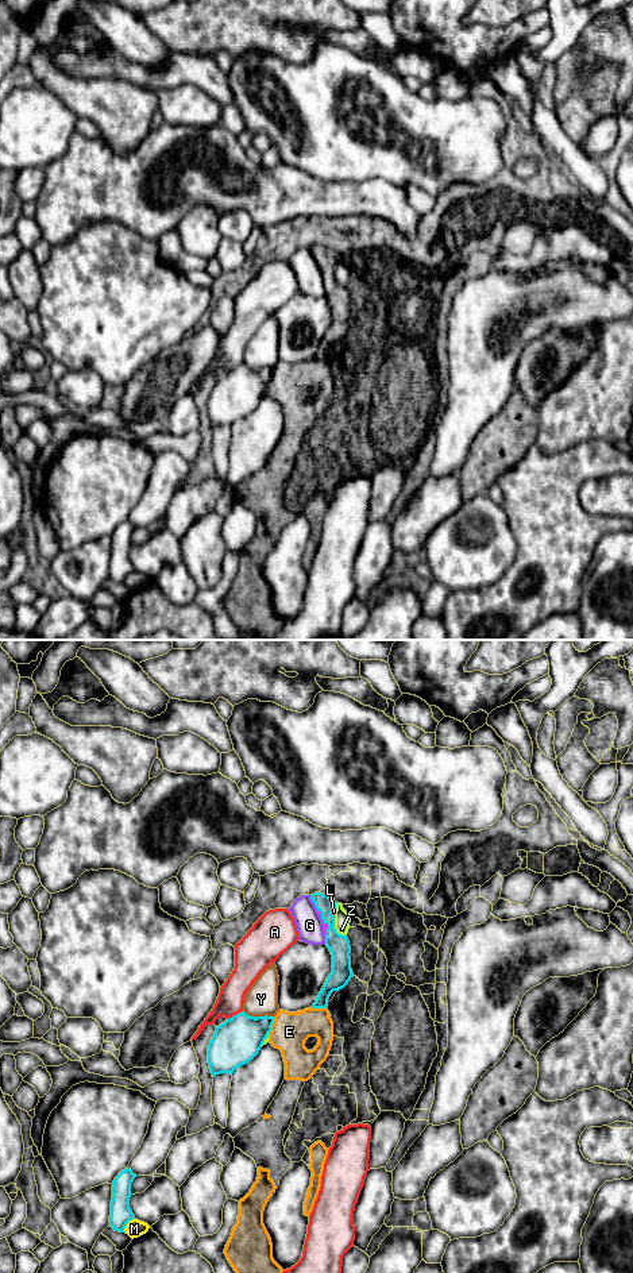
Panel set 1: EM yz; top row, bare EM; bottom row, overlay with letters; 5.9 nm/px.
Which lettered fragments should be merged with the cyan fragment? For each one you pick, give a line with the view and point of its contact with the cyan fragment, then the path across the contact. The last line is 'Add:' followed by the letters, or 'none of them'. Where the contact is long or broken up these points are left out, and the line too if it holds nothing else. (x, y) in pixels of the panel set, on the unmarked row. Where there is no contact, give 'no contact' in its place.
Add: none of them

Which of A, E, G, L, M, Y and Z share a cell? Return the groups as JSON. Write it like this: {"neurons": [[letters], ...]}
{"neurons": [["A"], ["E", "L"], ["G"], ["M"], ["Y"], ["Z"]]}

